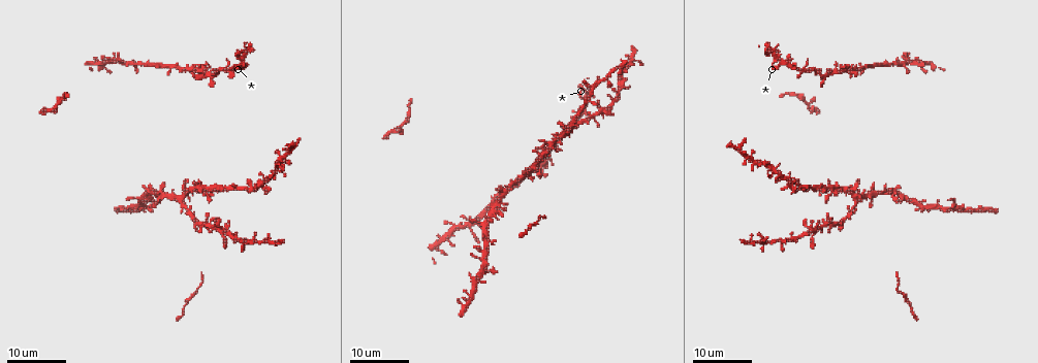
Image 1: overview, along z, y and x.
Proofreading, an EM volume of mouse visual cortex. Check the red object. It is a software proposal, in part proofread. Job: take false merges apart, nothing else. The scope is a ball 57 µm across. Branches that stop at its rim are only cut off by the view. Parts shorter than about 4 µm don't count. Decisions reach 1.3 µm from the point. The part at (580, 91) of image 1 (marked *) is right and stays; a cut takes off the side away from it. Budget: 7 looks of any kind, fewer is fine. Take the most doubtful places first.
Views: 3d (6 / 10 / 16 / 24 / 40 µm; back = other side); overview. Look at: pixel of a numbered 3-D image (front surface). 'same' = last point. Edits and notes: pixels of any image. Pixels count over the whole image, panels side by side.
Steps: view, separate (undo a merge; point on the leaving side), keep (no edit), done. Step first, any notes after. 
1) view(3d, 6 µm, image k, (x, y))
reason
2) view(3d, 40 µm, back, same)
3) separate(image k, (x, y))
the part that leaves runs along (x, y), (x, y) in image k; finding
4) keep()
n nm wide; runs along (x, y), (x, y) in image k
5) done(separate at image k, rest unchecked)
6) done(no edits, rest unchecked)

view(3d, 24 µm, image 1, (751, 162))
four-way junction

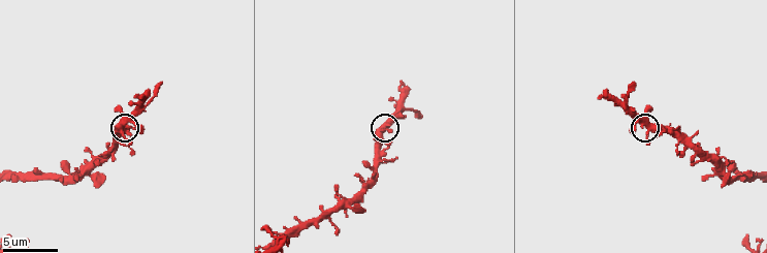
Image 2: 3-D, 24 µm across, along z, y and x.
view(3d, 6 µm, image 2, (645, 123))

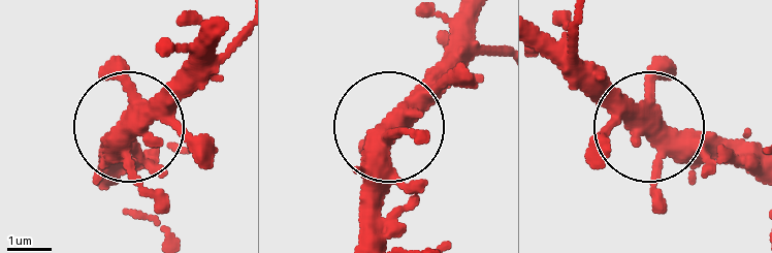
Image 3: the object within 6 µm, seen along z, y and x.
keep()
420 nm wide; continuous, no second neuron

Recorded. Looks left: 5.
view(3d, 24 µm, image 1, (908, 61))
four arms meet

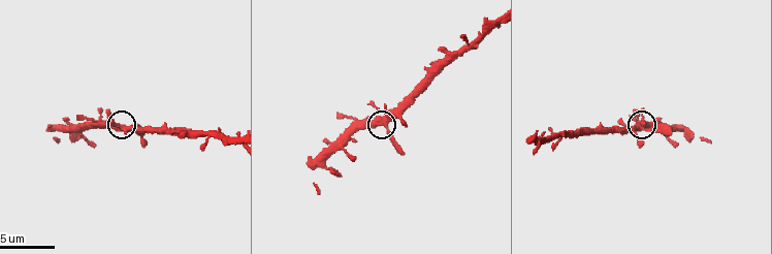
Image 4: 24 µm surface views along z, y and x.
view(3d, 6 µm, image 4, (383, 125))
closer look

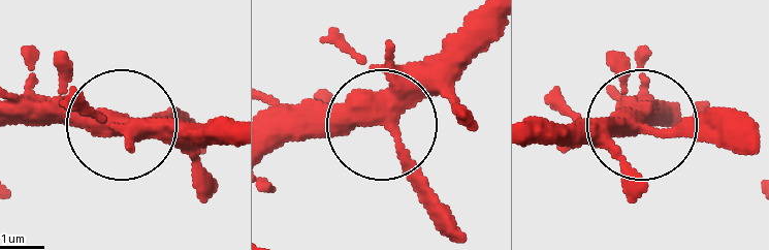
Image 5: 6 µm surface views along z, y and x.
keep()
4 arms; runs along (537, 138), (744, 127) in image 5; continuous, no second neuron

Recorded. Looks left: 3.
view(3d, 24 µm, image 1, (181, 203))

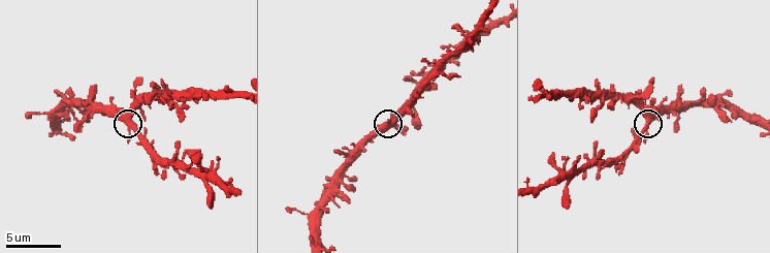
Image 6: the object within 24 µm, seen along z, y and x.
view(3d, 6 µm, image 6, (123, 120))
closer look

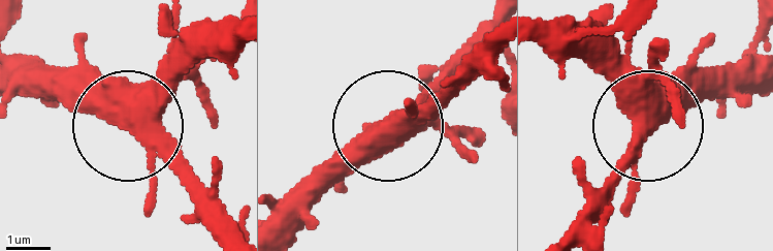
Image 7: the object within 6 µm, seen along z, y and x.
keep()
530 nm wide; runs along (233, 25), (123, 122), (60, 73) in image 7; continuous, no second neuron

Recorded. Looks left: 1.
done(no edits, rest unchecked)

